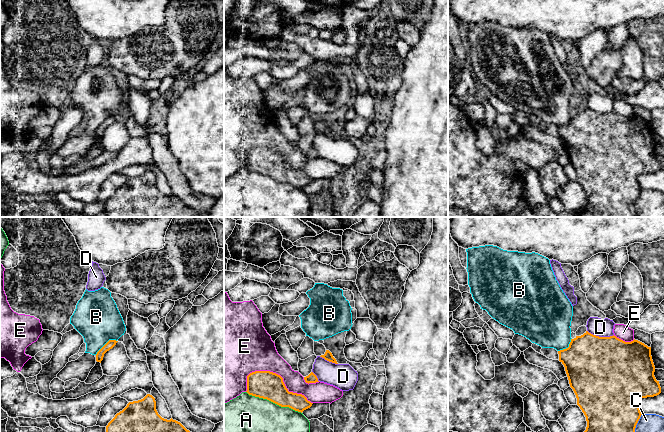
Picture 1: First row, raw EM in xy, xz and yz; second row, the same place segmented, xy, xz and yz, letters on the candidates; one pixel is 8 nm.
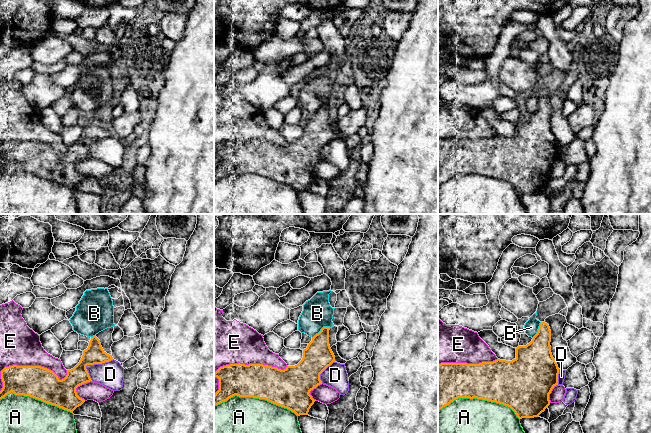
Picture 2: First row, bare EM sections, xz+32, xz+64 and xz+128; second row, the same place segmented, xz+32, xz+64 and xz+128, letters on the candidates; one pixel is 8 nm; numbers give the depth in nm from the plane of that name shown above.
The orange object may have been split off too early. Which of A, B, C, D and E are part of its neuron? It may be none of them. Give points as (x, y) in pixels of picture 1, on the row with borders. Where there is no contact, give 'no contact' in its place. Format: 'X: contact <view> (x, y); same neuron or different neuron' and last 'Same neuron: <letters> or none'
A: contact xz (274, 402); different neuron
B: contact xy (105, 344); different neuron
C: contact yz (637, 422); different neuron
D: contact yz (600, 337); different neuron
E: contact xz (282, 378); different neuron
Same neuron: none

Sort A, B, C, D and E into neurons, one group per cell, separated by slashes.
A / B / C / D / E

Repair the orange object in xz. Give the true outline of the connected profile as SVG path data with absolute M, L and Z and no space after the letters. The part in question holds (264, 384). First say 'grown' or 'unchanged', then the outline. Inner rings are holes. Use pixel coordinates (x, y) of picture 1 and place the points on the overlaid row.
unchanged; M255 371L247 376L247 391L249 395L267 399L281 407L289 407L303 412L313 403L302 394L289 392L283 378L270 371Z

